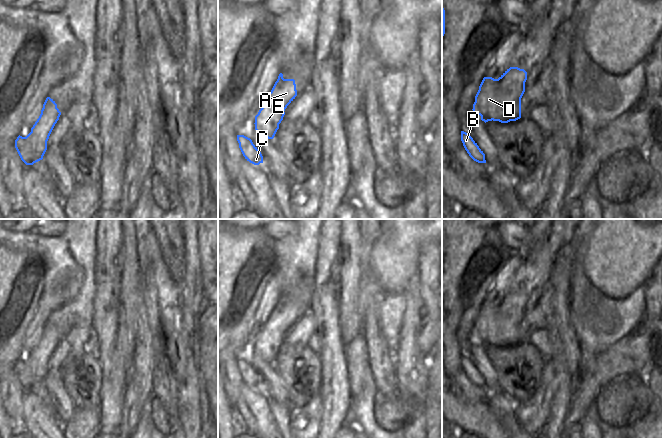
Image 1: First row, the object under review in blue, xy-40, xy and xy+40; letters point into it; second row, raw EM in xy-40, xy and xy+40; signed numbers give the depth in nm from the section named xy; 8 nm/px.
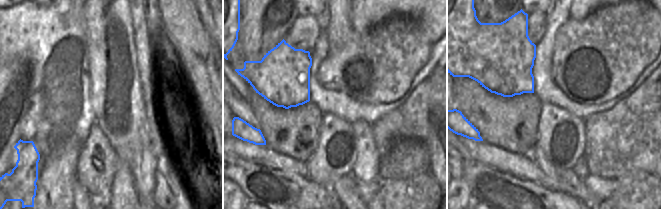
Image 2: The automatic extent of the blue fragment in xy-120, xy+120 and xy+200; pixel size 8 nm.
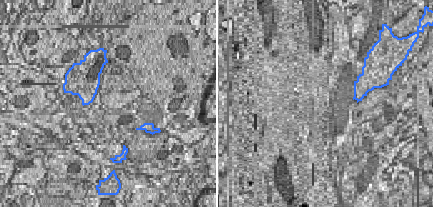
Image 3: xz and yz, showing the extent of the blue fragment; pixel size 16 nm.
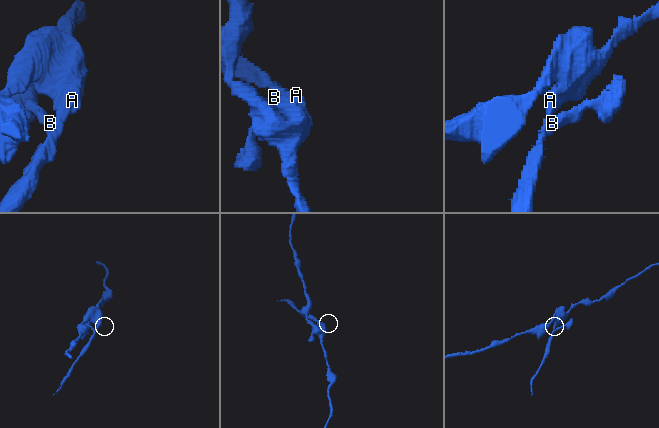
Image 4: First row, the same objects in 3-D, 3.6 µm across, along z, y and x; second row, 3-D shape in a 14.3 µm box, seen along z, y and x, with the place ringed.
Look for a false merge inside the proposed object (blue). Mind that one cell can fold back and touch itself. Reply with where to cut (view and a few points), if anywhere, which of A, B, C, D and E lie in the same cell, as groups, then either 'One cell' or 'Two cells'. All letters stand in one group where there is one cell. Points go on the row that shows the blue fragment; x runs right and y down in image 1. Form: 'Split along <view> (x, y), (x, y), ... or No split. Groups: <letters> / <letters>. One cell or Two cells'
Split along xy (263, 107), (263, 112), (258, 115). Groups: A B C E / D. Two cells

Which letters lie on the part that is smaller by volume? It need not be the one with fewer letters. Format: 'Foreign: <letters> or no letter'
Foreign: A, B, C, E

